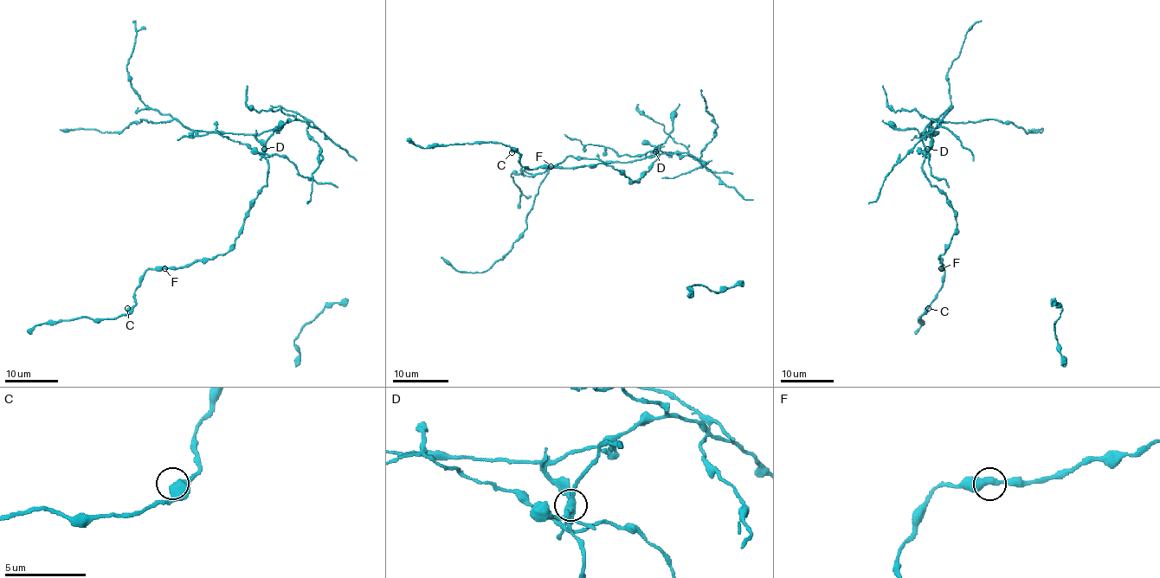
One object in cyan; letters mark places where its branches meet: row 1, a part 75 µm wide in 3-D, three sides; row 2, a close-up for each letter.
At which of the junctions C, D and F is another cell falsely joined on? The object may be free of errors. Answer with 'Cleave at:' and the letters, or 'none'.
Cleave at: D

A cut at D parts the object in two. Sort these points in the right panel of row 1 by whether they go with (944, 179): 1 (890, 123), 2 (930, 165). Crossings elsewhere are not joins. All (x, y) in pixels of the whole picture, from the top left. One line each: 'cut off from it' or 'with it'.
1: cut off from it
2: with it

